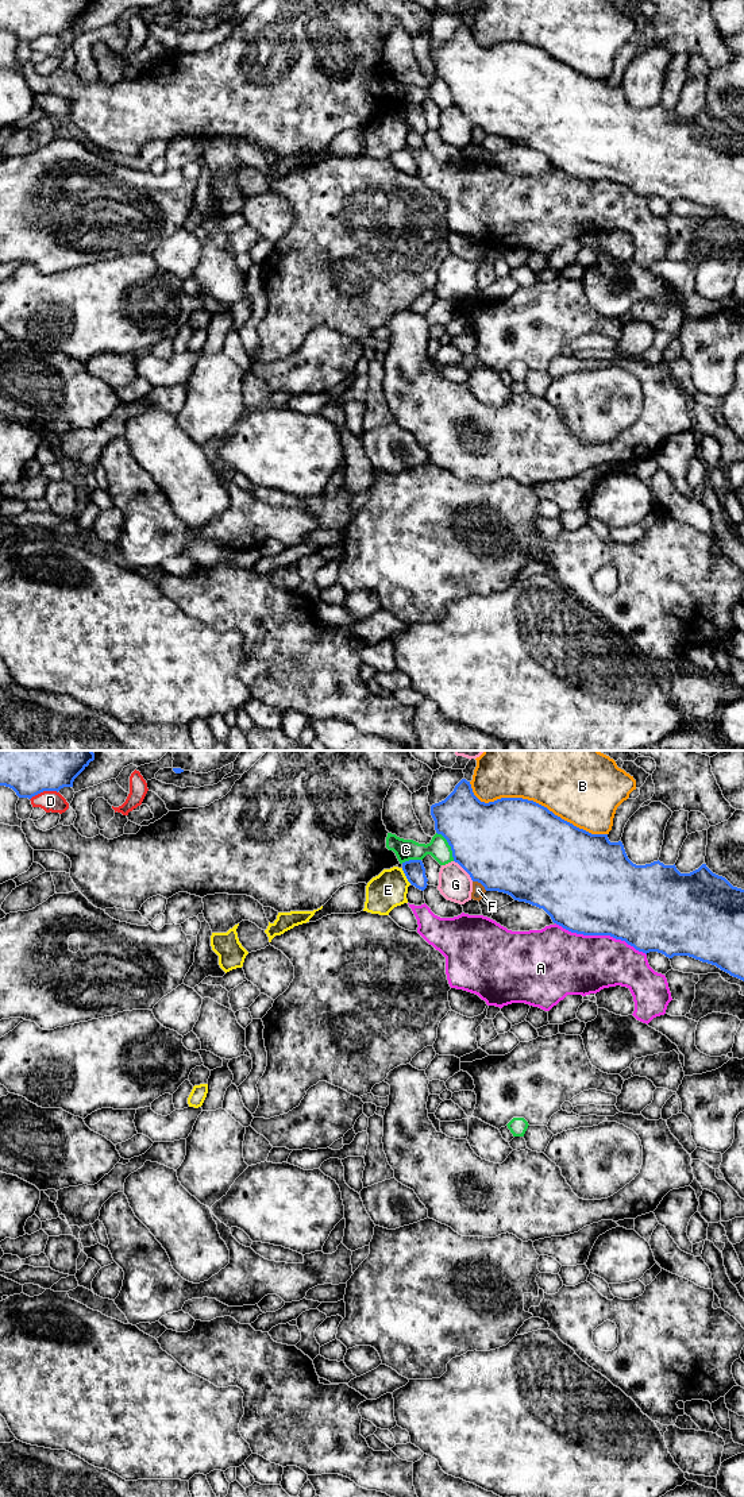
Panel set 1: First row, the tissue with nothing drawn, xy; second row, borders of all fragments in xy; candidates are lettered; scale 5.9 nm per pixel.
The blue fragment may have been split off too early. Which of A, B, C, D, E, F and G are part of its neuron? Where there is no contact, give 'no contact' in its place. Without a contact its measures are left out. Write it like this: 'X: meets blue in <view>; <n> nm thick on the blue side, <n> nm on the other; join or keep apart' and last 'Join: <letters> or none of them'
A: meets blue in xy; 500 nm thick on the blue side, 360 nm on the other; keep apart
B: meets blue in xy; 500 nm thick on the blue side, 500 nm on the other; keep apart
C: meets blue in xy; 460 nm thick on the blue side, 130 nm on the other; keep apart
D: meets blue in xy; 480 nm thick on the blue side, 130 nm on the other; keep apart
E: meets blue in xy; 120 nm thick on the blue side, 220 nm on the other; keep apart
F: meets blue in xy; 500 nm thick on the blue side, 80 nm on the other; keep apart
G: meets blue in xy; 500 nm thick on the blue side, 200 nm on the other; keep apart
Join: none of them

